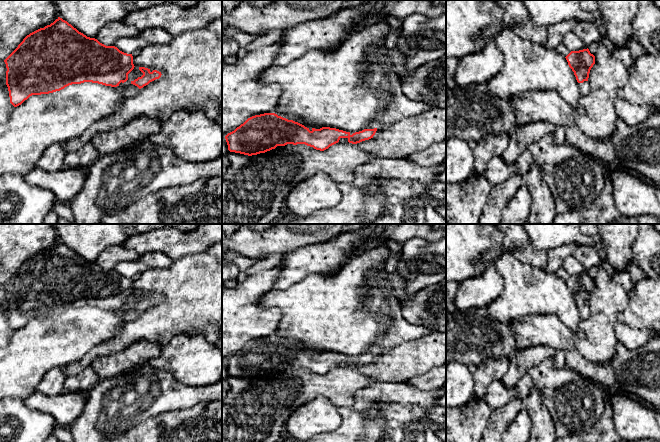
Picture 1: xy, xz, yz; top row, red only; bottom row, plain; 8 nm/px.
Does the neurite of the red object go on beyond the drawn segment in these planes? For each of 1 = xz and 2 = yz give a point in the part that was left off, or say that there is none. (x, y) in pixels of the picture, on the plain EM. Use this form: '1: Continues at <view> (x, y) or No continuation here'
1: Continues at xz (342, 364)
2: Continues at yz (584, 312)

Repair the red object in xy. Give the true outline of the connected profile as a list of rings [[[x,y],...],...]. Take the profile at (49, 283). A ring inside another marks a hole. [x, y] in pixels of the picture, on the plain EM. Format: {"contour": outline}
{"contour": [[[60,241],[27,259],[4,286],[14,331],[32,319],[49,318],[84,306],[124,309],[123,318],[129,322],[162,299],[139,291],[143,299],[129,307],[128,298],[135,291],[132,278],[87,261]]]}

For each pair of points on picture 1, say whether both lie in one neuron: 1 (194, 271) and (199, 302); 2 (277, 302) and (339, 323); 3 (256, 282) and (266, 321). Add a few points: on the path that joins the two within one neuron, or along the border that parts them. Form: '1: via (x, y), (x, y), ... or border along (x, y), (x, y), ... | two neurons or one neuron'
1: via (195, 279), (196, 290), (199, 294) | one neuron
2: via (292, 302), (304, 305), (319, 313), (324, 313) | one neuron
3: via (249, 292), (249, 304), (256, 311) | one neuron

